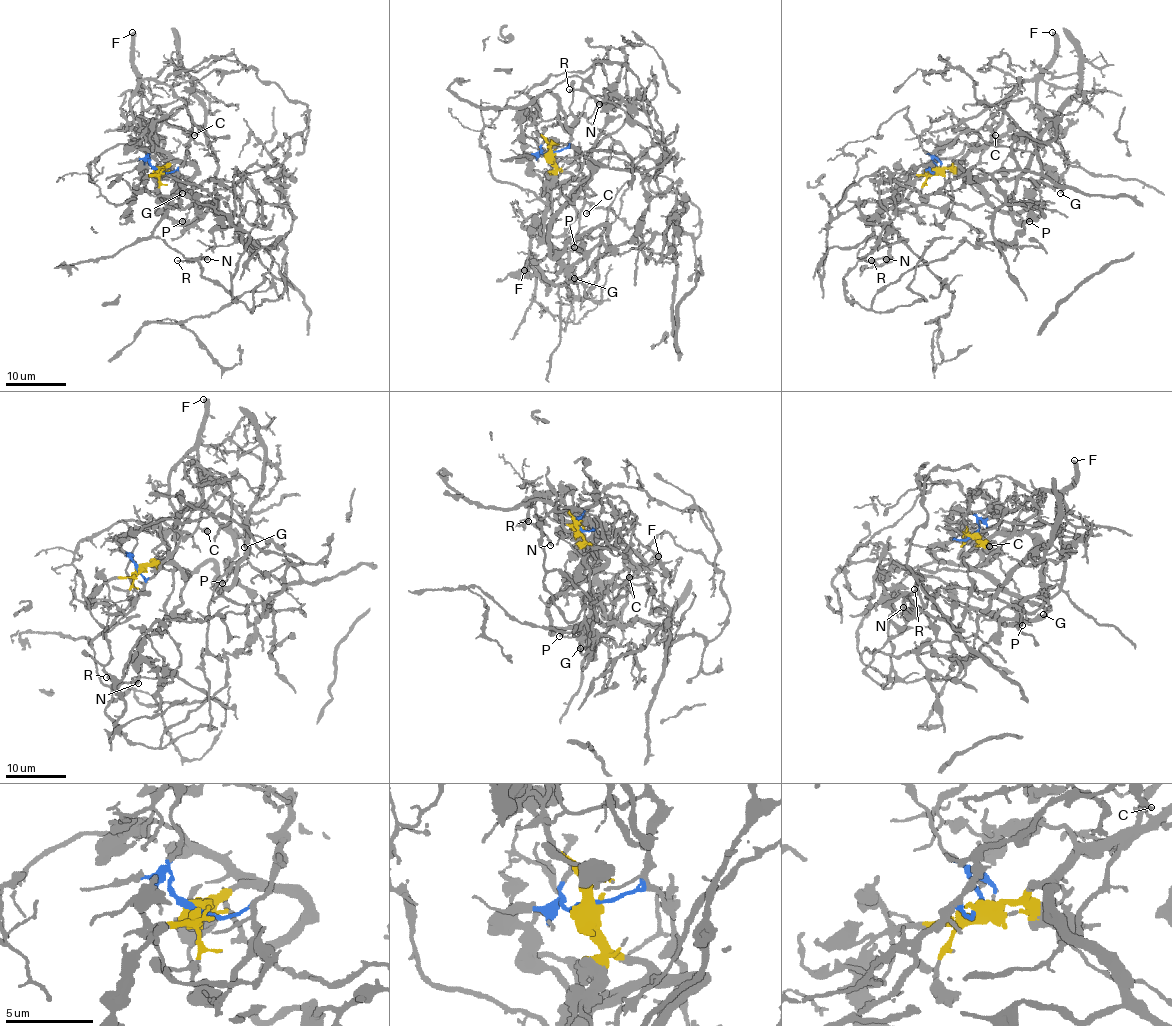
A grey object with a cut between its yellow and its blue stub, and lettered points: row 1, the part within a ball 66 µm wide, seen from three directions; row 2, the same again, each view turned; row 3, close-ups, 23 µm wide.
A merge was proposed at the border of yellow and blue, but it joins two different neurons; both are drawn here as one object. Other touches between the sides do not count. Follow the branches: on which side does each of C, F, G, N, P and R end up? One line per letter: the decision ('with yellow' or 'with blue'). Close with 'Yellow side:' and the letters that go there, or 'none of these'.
C: with blue
F: with yellow
G: with yellow
N: with blue
P: with yellow
R: with blue
Yellow side: F, G, P

